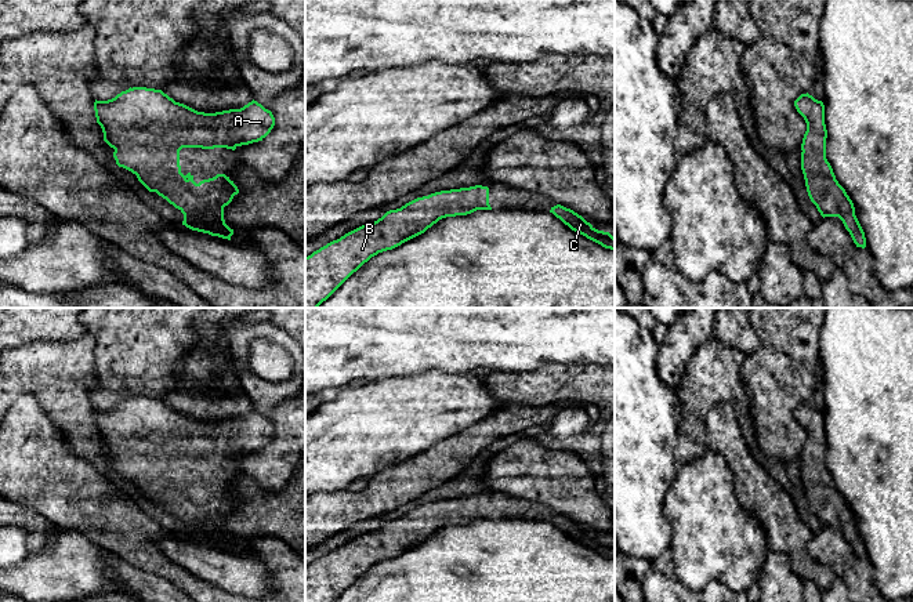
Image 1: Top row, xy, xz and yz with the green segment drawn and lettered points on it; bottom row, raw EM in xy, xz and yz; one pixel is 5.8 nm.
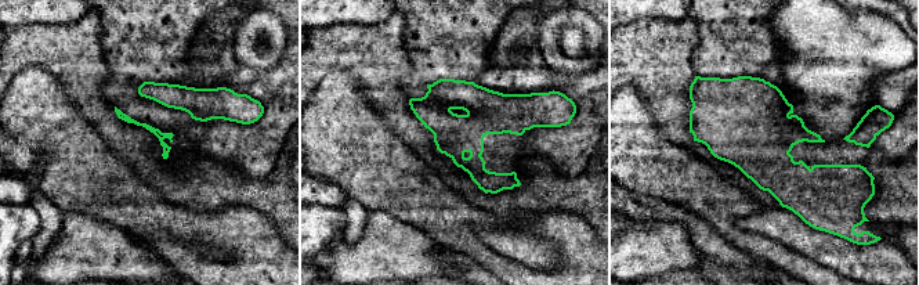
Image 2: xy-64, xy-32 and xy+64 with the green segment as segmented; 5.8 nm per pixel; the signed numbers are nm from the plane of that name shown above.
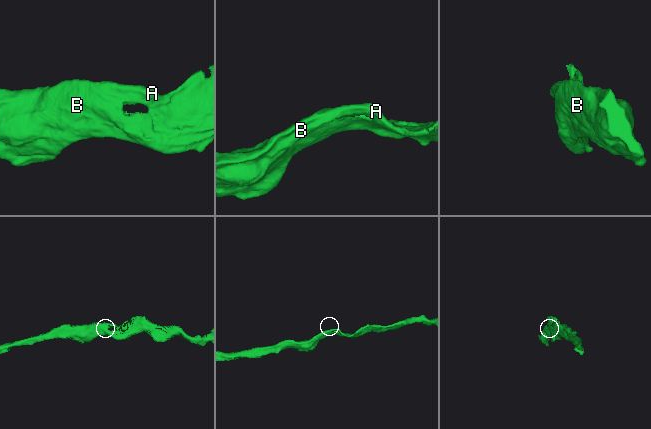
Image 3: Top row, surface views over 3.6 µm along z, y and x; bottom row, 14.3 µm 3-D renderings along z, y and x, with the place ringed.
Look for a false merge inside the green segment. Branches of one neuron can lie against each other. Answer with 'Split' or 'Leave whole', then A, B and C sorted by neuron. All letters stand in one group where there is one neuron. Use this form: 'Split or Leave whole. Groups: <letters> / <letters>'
Leave whole. Groups: A B C

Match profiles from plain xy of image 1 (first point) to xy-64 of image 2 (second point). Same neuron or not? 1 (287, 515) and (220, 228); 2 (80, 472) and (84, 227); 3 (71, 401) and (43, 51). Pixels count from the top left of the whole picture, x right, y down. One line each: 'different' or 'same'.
1: different
2: different
3: same

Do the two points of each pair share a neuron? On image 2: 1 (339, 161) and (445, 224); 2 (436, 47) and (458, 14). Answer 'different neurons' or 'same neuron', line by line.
1: same neuron
2: same neuron

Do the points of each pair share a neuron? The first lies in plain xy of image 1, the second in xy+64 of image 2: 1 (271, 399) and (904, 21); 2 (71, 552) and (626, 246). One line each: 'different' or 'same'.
1: same
2: same

